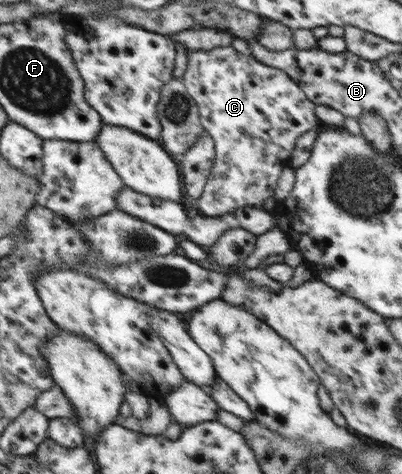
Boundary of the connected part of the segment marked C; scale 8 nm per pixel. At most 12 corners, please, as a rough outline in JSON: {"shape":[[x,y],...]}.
{"shape":[[189,49],[216,161],[199,214],[262,208],[317,128],[287,71]]}

